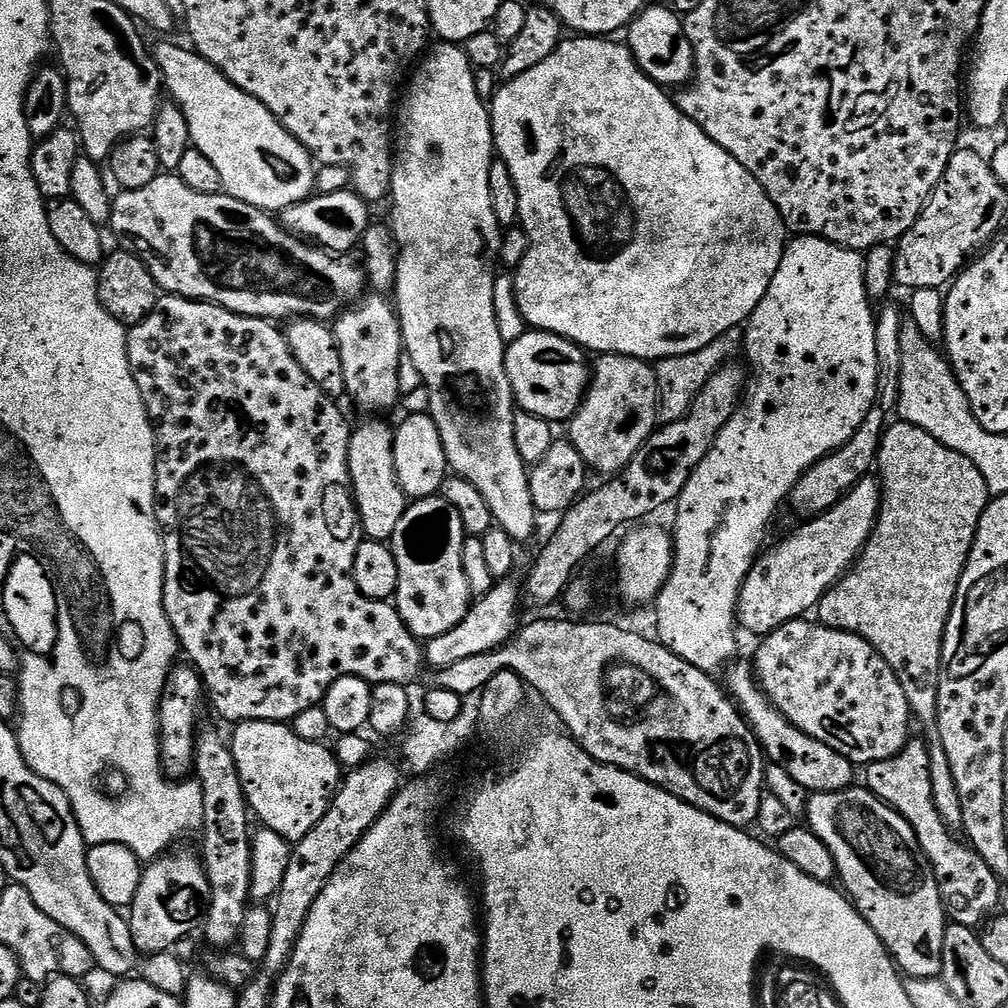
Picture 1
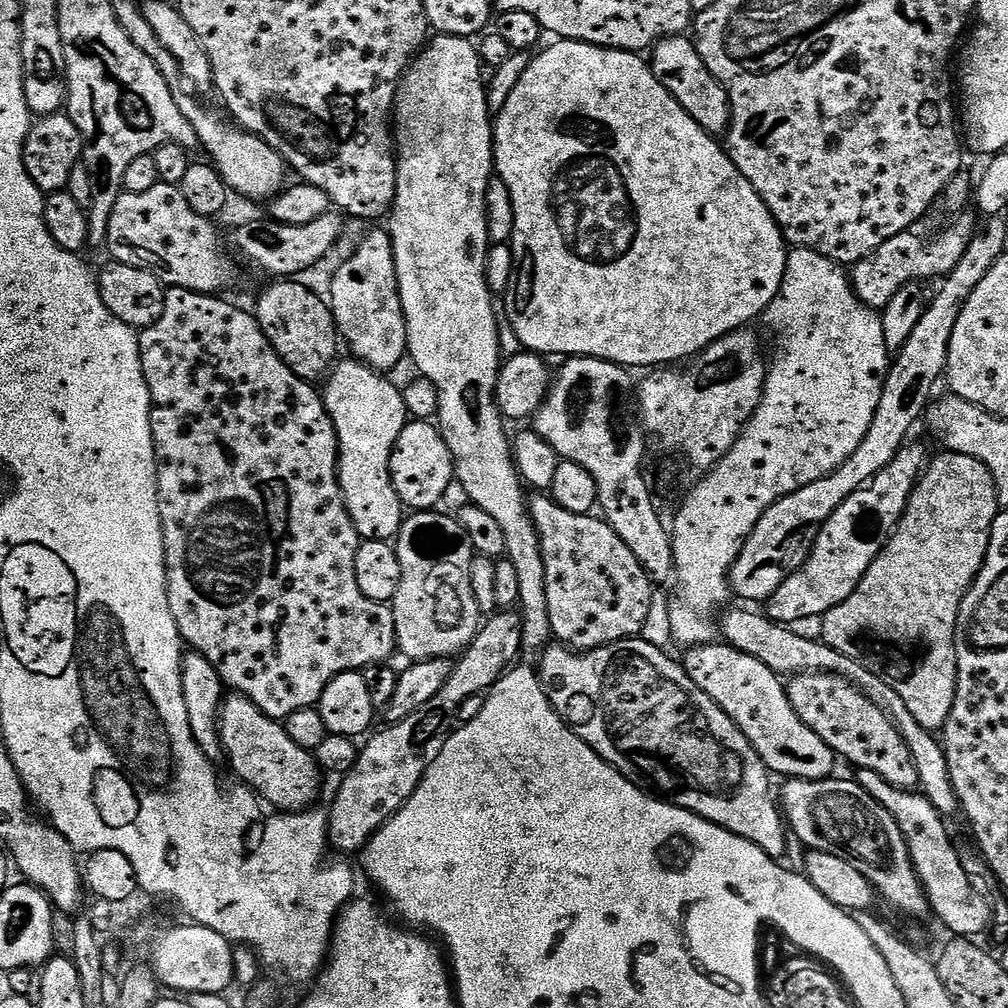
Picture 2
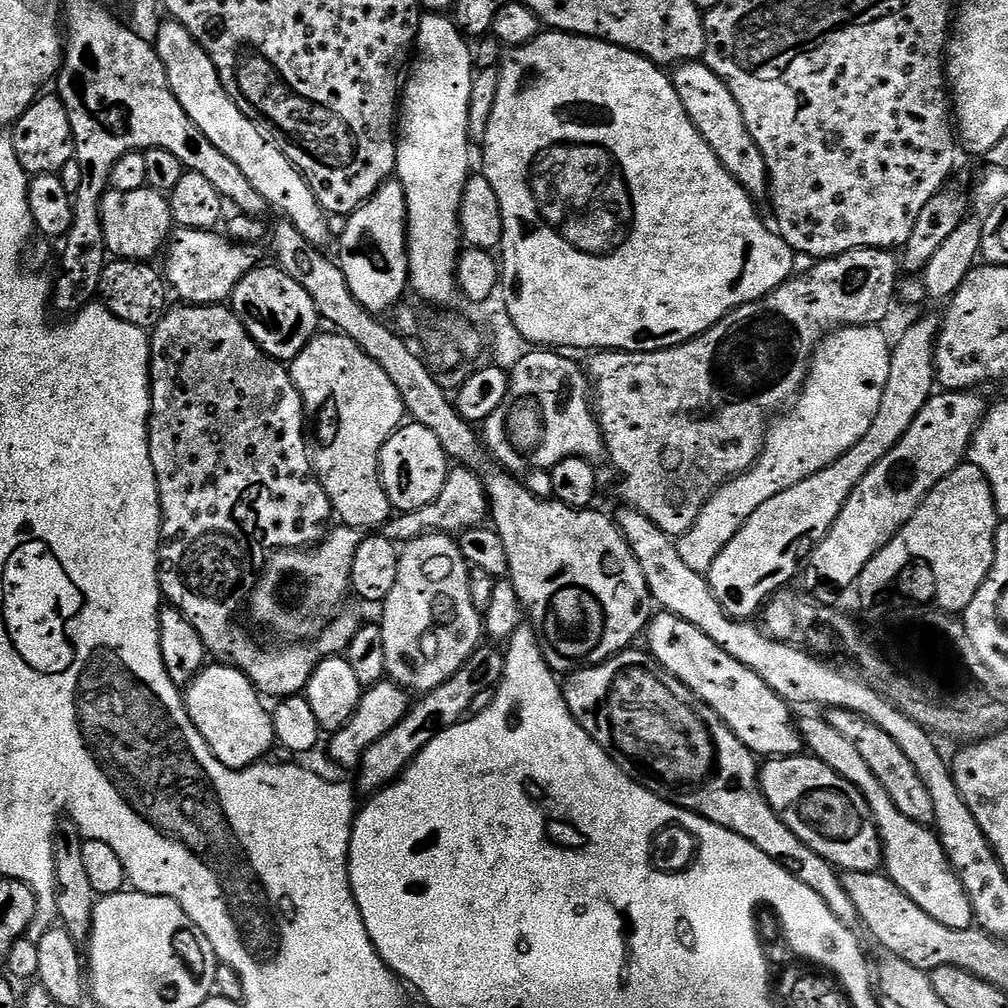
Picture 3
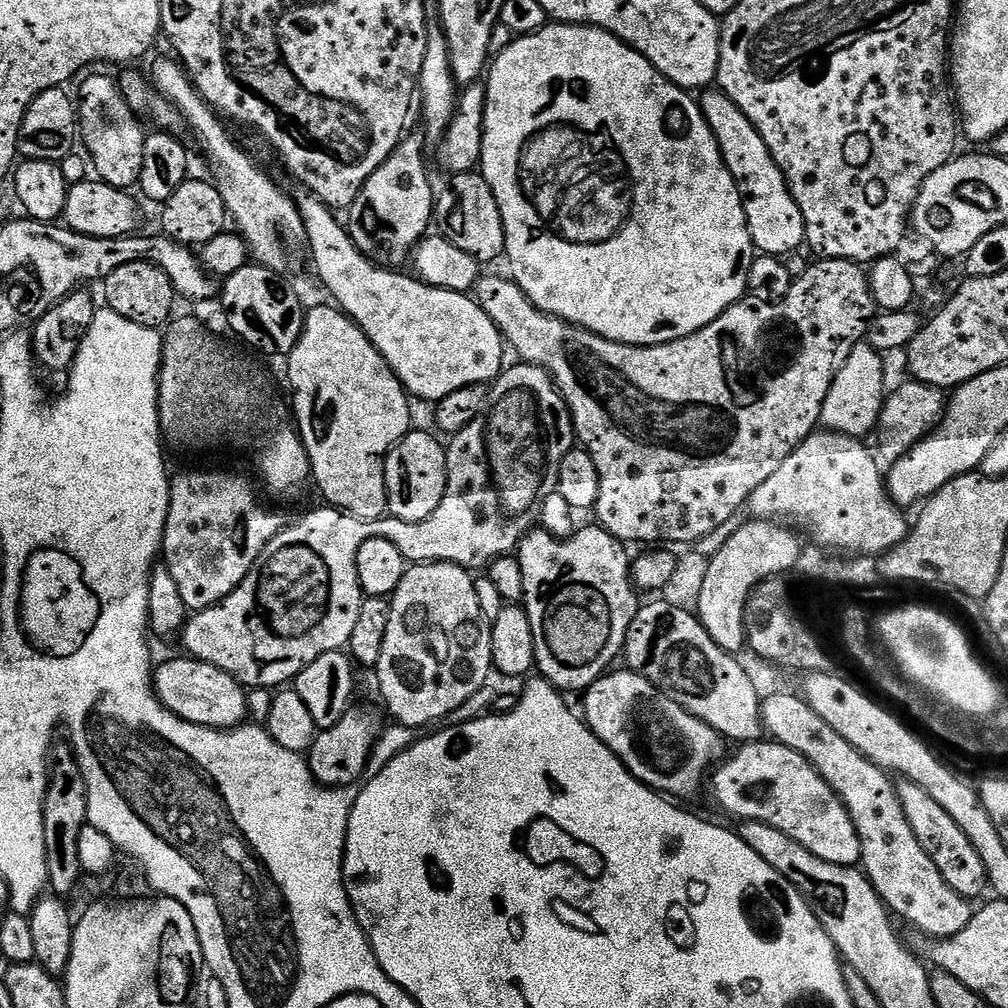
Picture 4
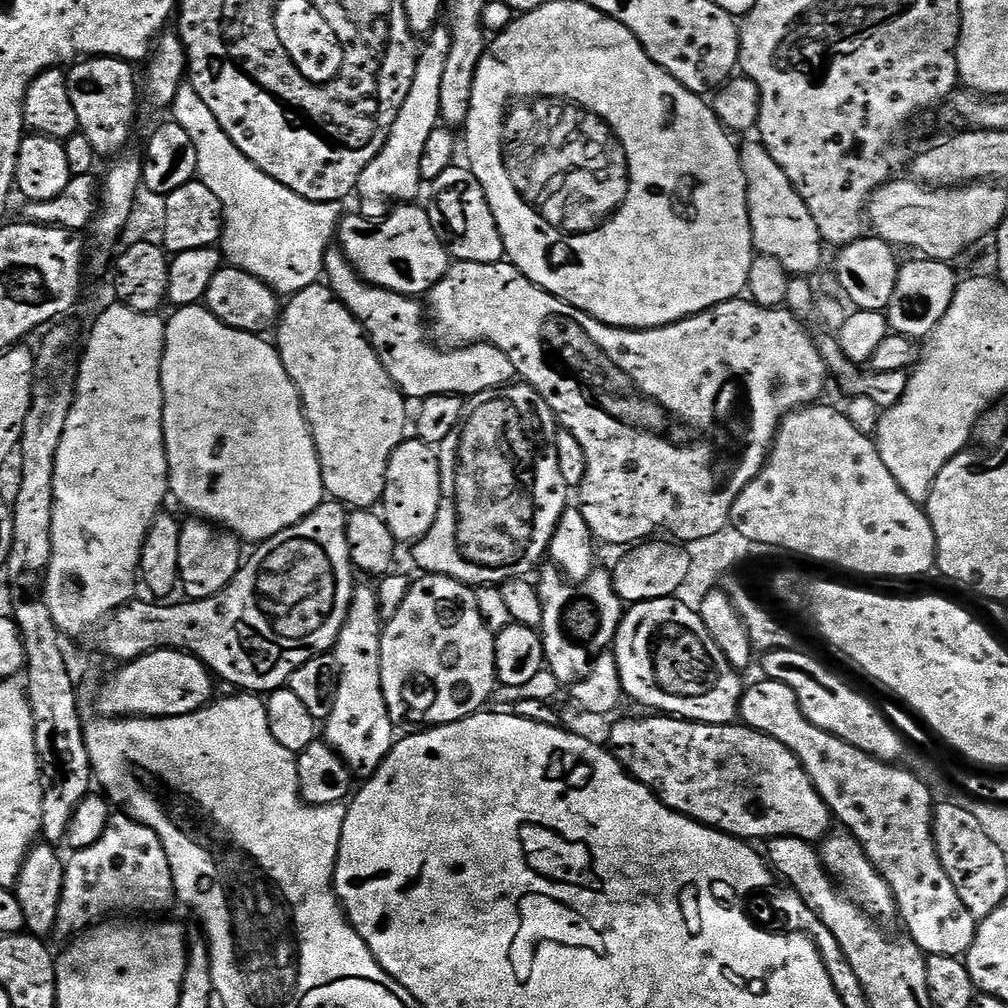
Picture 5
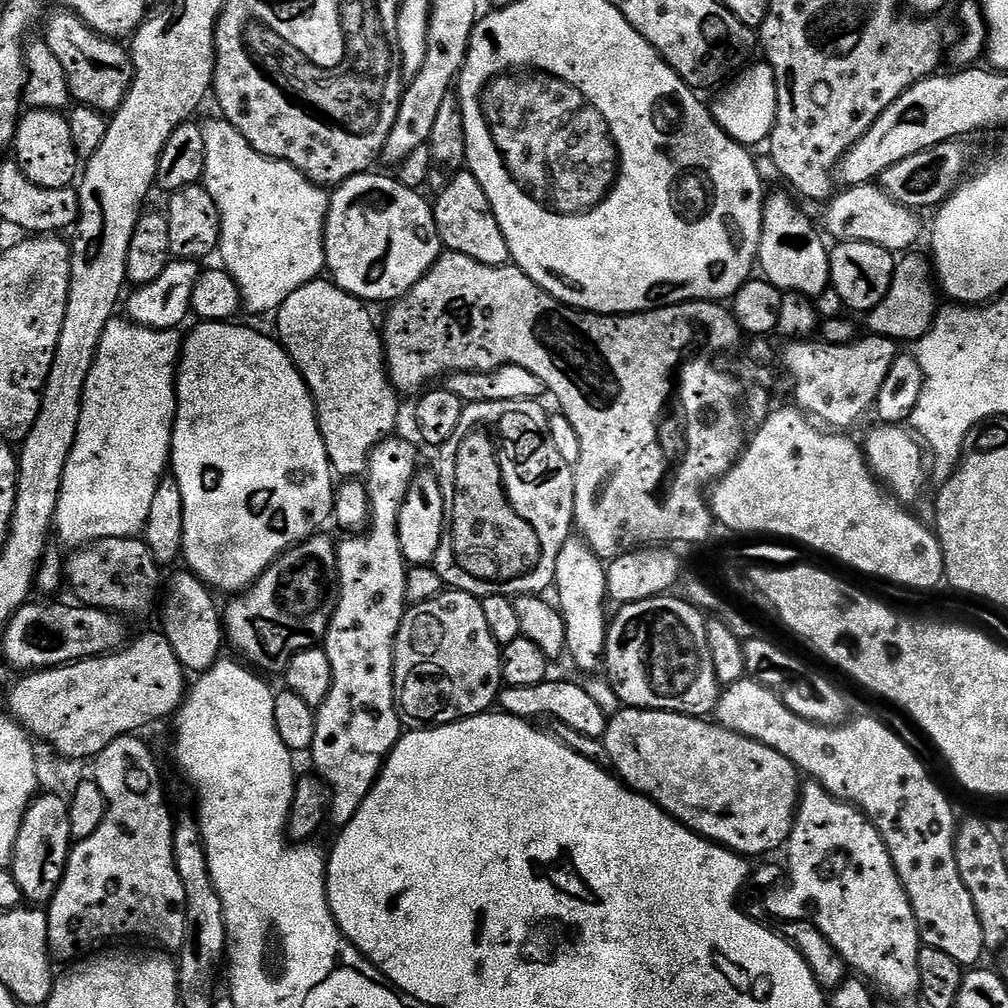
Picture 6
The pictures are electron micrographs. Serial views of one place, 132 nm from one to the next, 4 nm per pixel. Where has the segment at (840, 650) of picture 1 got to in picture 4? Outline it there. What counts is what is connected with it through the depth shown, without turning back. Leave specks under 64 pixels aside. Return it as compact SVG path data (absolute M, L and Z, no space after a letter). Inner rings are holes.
M904 778L896 784L896 793L900 796L910 828L914 830L914 838L922 842L922 850L930 854L930 862L938 866L938 874L946 878L946 886L950 886L950 890L957 892L962 899L975 901L975 896L982 895L984 888L986 892L990 883L988 871L978 850L974 848L974 842L970 842L970 838L958 826L958 822L954 822L954 818L950 818L950 814L946 814L946 810L942 810L942 806L938 806L938 802L934 802L934 798L930 798L930 794L922 790L922 786L912 784Z

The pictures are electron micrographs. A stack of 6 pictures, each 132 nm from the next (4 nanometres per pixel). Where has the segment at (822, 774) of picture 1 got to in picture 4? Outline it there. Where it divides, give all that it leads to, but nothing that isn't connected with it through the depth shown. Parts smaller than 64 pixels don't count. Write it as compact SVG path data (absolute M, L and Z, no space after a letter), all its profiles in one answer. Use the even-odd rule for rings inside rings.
M657 598L653 604L645 603L629 627L622 656L623 659L628 659L627 667L631 671L645 676L655 688L674 698L674 702L678 702L690 714L705 720L714 731L729 741L756 742L761 739L764 732L764 721L760 715L762 692L756 689L756 684L748 677L747 670L736 661L737 657L719 648L689 609L670 605L663 598Z

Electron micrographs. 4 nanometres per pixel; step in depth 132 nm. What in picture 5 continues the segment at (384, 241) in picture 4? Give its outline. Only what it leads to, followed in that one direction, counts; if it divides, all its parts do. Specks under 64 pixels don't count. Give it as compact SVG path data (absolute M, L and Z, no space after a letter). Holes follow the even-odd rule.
M451 35L427 37L428 45L420 48L420 57L414 70L414 82L410 82L410 94L406 94L406 102L402 102L402 110L398 110L398 118L394 118L394 126L390 126L388 141L382 150L362 170L358 185L358 197L364 203L363 211L376 218L388 215L390 206L397 202L412 202L420 192L422 181L422 150L426 150L426 141L440 124L440 99L442 98L442 73L446 71L446 58L452 45Z

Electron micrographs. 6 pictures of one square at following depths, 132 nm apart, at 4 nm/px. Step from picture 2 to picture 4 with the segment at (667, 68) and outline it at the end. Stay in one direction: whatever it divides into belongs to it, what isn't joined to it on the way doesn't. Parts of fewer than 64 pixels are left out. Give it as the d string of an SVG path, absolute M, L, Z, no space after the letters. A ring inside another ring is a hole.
M704 90L699 96L700 115L708 128L714 130L716 146L722 154L724 166L730 170L735 191L740 193L742 215L748 223L748 239L755 251L779 258L799 253L806 244L802 210L798 210L798 202L794 202L794 194L789 190L778 162L774 162L774 154L770 154L766 142L762 142L762 134L758 134L750 118L738 110L726 93Z

